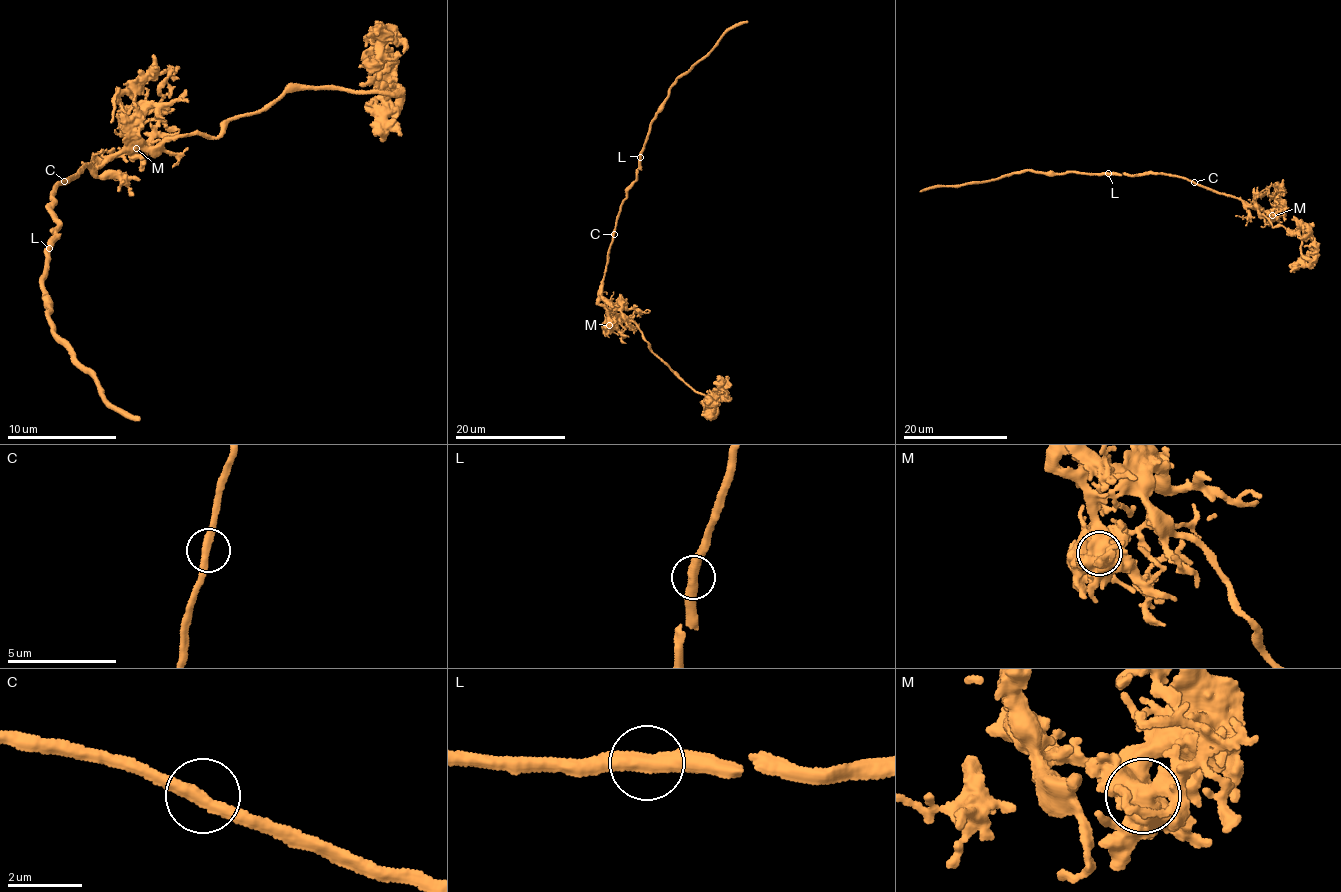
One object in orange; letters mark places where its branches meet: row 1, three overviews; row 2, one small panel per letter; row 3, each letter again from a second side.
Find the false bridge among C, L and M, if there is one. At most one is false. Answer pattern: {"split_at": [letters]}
{"split_at": []}

